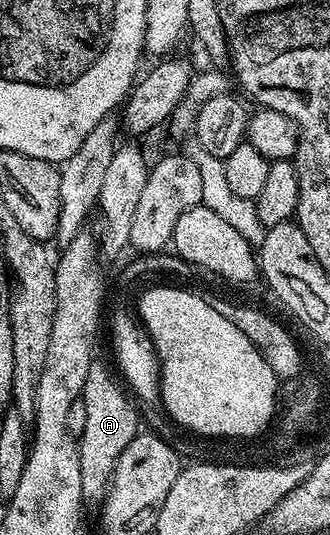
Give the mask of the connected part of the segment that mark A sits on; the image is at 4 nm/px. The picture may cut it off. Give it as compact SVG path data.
M95 363L87 375L87 383L83 383L81 402L87 410L87 423L79 438L79 475L83 475L83 495L89 503L93 500L96 502L109 488L119 455L123 455L127 443L131 443L131 439L135 439L139 432L138 406L131 400L122 382L117 381L113 381L112 375L101 363Z

